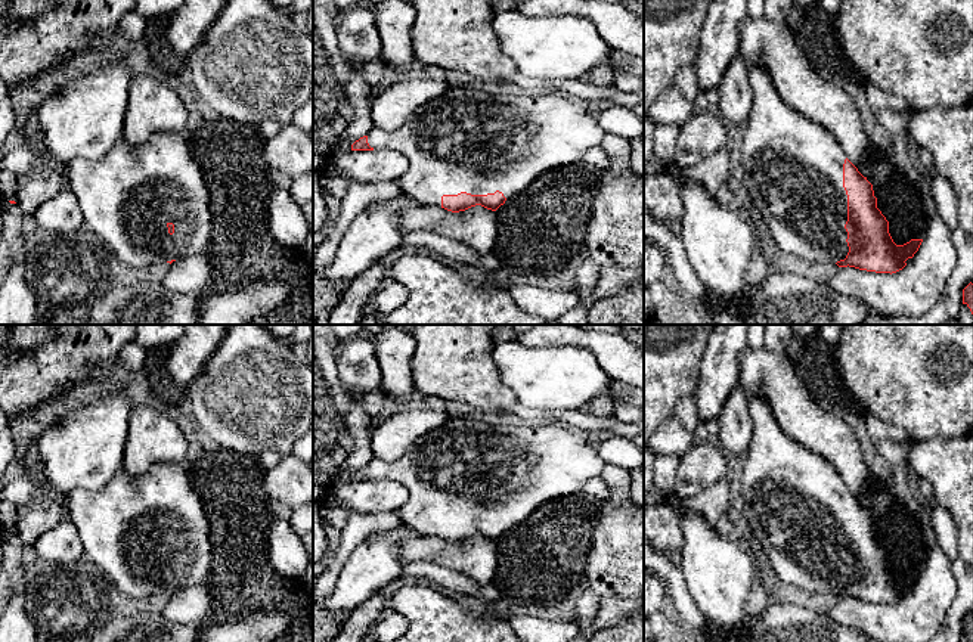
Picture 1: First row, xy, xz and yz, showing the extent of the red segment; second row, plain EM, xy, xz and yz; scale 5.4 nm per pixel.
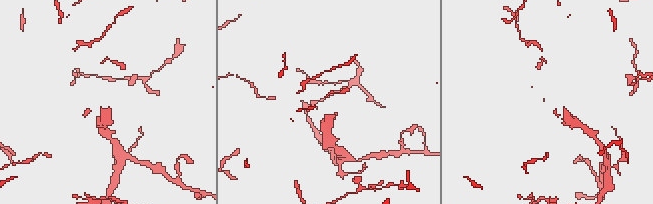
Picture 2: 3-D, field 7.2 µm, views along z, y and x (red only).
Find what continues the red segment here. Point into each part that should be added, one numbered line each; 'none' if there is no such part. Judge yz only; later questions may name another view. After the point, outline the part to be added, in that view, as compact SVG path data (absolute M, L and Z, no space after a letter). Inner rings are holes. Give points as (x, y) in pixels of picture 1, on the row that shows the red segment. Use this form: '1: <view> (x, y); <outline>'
1: yz (792, 167); M762 63L749 66L749 81L753 105L743 131L741 171L753 207L783 254L821 264L845 260L849 246L842 148L830 131L780 97Z

